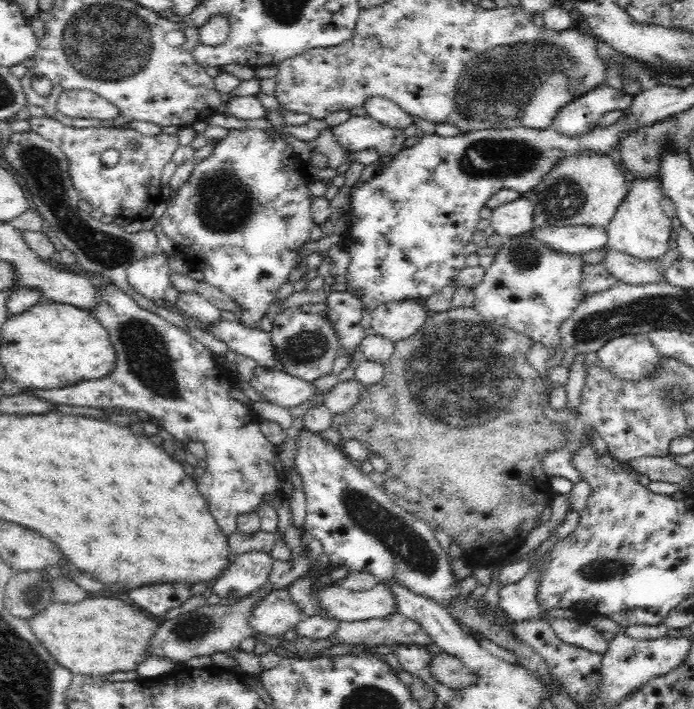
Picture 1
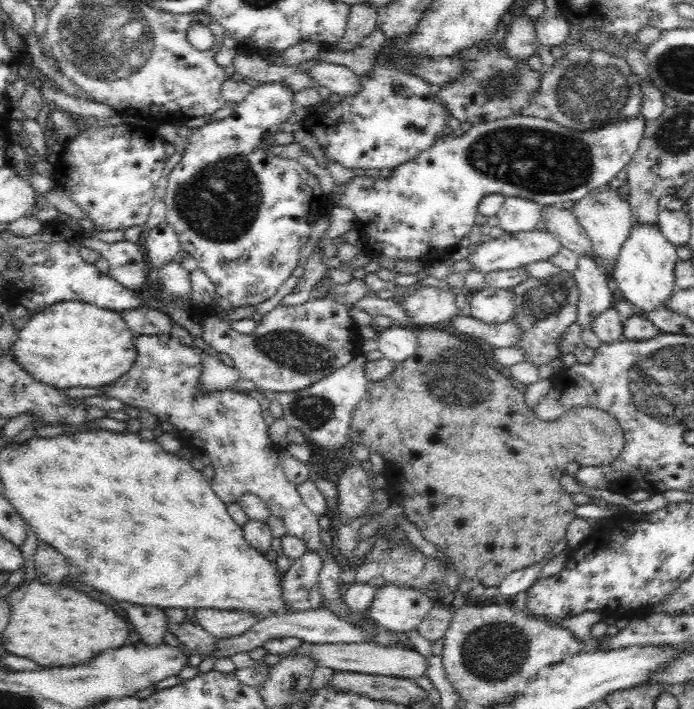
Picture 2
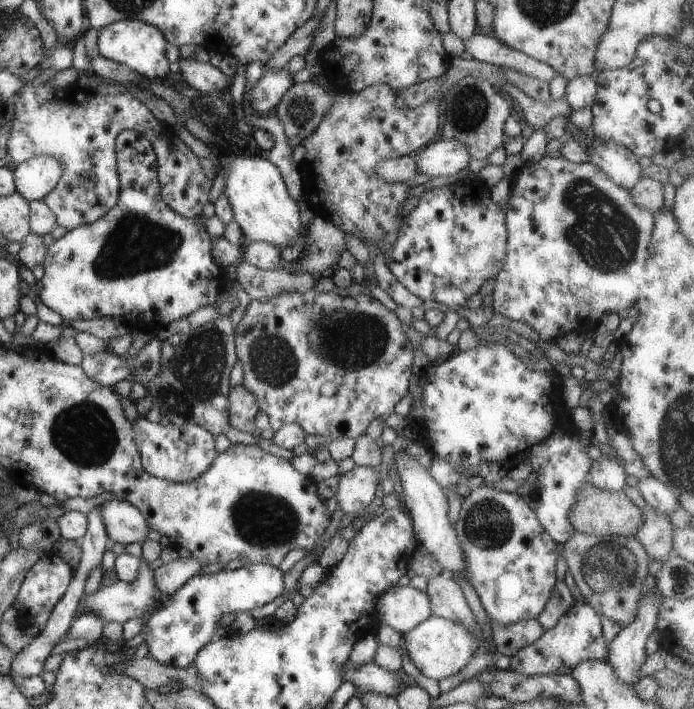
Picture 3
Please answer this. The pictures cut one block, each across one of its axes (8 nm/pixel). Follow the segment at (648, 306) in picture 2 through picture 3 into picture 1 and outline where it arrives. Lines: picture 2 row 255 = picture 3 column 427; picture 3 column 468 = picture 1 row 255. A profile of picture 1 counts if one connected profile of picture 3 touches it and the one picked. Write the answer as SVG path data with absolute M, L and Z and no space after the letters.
M656 176L634 178L628 183L628 192L618 204L616 212L605 226L608 232L606 246L614 251L622 251L634 258L656 260L668 250L668 241L673 238L671 218L664 214L660 201L664 198L663 186Z

